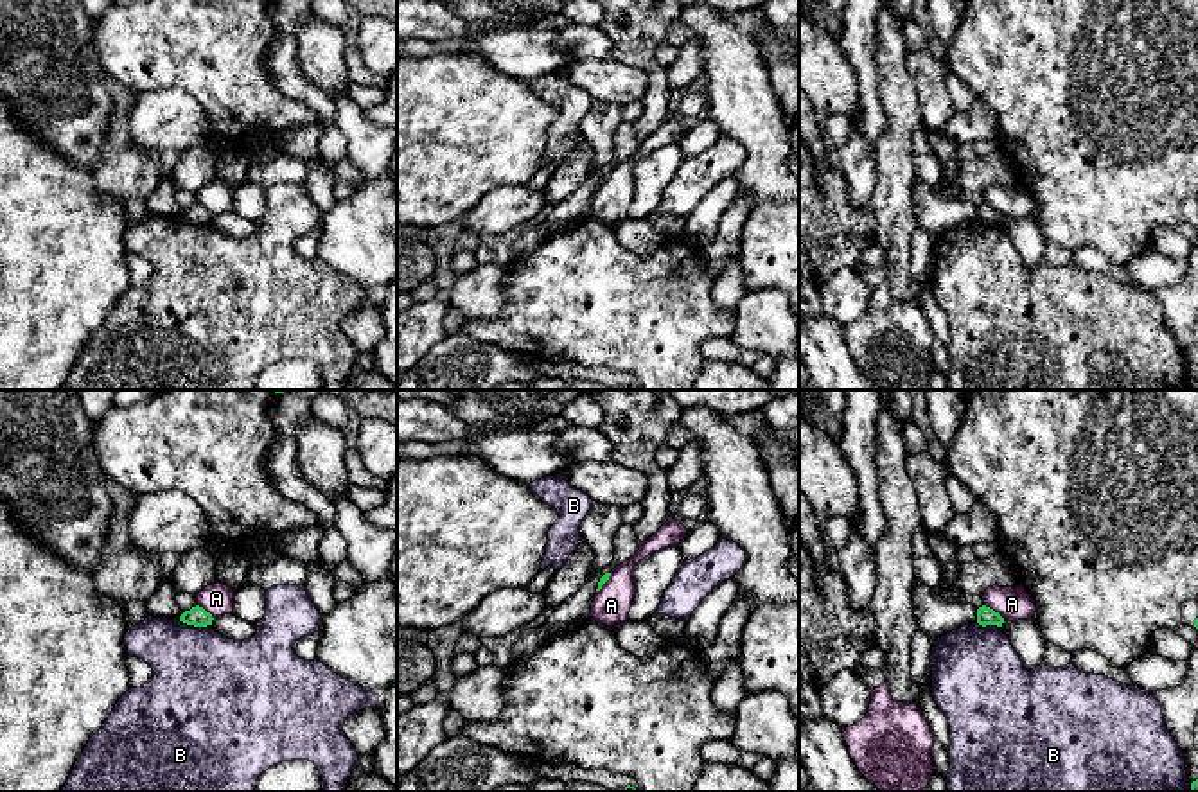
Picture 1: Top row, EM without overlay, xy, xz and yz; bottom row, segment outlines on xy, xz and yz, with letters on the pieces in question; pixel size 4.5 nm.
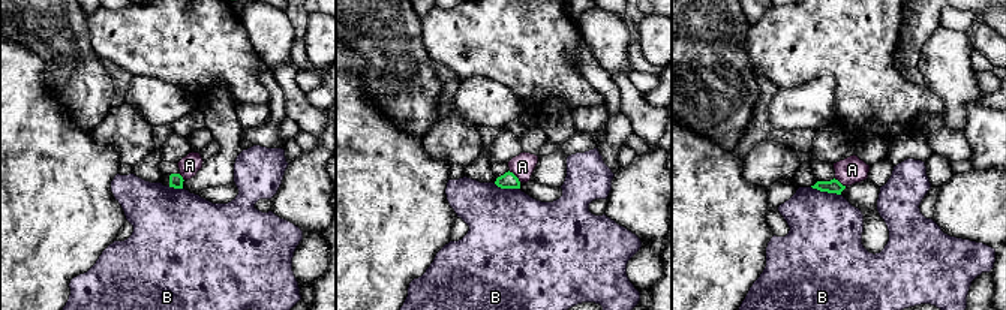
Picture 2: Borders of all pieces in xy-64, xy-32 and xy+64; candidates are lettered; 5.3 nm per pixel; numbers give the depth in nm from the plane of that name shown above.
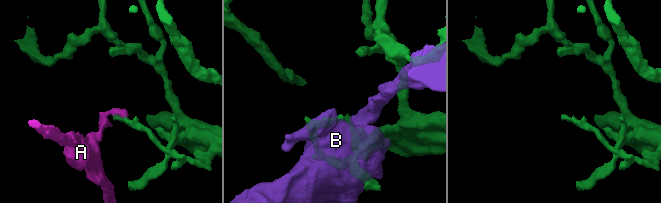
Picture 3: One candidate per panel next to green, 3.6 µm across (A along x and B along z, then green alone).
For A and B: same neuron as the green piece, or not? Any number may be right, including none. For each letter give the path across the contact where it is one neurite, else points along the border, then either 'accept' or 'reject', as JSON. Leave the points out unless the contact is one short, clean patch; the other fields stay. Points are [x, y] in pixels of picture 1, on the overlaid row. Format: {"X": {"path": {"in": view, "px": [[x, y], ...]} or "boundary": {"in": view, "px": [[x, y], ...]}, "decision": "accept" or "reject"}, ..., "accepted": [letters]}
{"A": {"boundary": {"in": "yz", "px": [[985, 604], [1004, 618]]}, "decision": "reject"}, "B": {"decision": "reject"}, "accepted": []}

